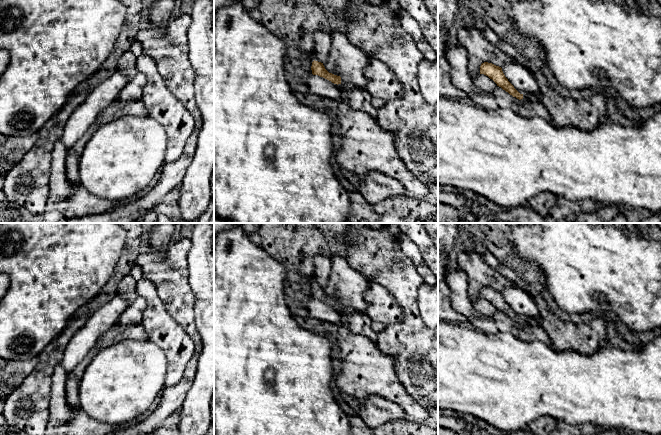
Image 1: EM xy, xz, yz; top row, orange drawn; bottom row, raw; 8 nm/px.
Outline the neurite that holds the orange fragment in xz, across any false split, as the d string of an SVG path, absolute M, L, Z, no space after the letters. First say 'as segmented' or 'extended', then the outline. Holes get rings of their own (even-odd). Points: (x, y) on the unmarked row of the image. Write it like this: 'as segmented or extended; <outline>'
as segmented; M313 285L312 286L312 290L311 290L311 294L312 294L312 298L313 299L318 299L320 301L323 301L329 305L331 305L332 307L334 308L341 308L341 301L340 300L337 300L337 299L334 299L332 297L329 297L323 287L321 286L318 286L318 285Z

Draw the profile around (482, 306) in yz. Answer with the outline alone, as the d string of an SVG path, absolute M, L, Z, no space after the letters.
M478 298L473 303L473 307L477 313L482 314L486 317L493 317L497 311L497 308L484 298Z

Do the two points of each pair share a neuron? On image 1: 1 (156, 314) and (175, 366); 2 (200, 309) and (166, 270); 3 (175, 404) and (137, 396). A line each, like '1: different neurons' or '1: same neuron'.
1: same neuron
2: different neurons
3: different neurons

